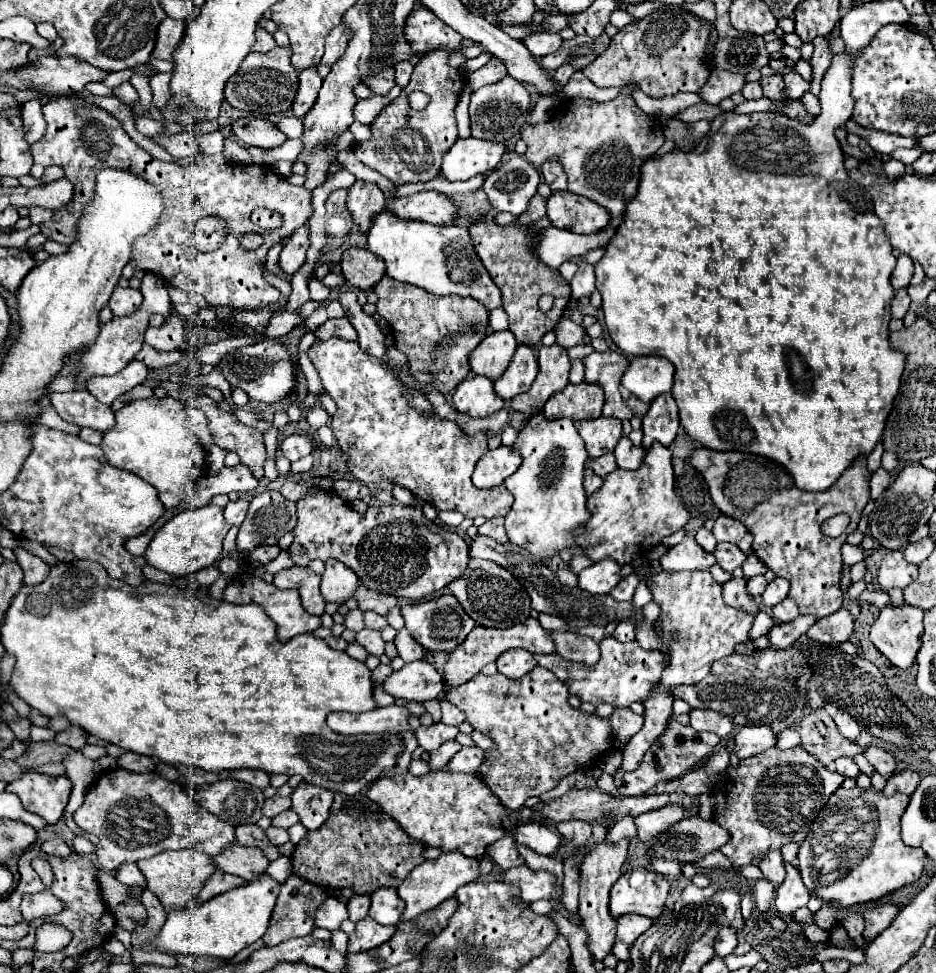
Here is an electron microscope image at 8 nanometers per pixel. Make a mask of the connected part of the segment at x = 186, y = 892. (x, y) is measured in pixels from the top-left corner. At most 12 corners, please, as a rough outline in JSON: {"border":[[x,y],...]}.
{"border":[[198,849],[138,861],[164,911],[188,907],[216,871]]}

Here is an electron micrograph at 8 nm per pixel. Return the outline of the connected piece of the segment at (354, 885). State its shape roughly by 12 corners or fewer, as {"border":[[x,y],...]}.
{"border":[[334,793],[294,847],[294,875],[354,895],[424,861],[364,793]]}

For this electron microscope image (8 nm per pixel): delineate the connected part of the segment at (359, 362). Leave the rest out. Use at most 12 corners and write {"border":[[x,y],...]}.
{"border":[[340,337],[308,351],[360,483],[438,511],[506,517],[476,489],[486,433],[420,413],[378,357]]}

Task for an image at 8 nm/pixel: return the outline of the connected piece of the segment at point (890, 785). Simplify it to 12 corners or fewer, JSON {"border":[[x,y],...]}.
{"border":[[900,771],[884,787],[884,795],[912,795],[920,783],[914,771]]}

